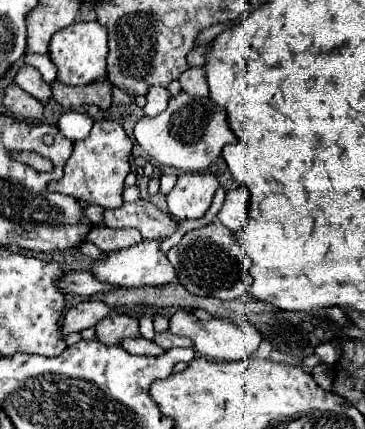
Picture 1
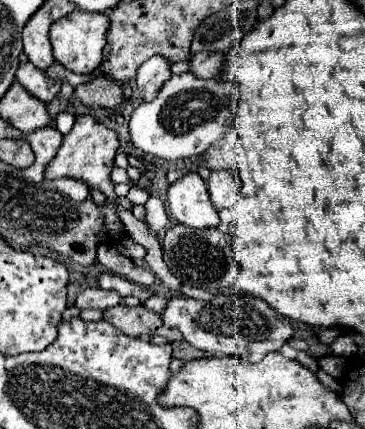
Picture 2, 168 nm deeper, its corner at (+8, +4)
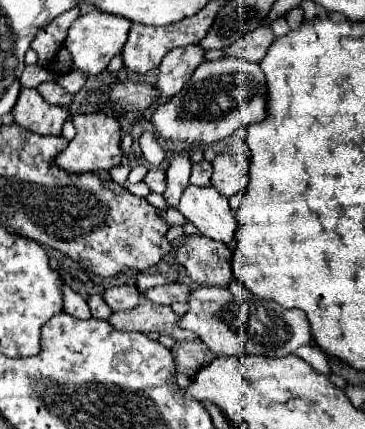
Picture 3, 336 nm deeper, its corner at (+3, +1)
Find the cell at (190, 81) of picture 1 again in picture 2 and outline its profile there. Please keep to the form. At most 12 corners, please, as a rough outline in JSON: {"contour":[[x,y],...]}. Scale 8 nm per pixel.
{"contour":[[200,52],[190,58],[190,72],[214,78],[222,70],[224,54]]}

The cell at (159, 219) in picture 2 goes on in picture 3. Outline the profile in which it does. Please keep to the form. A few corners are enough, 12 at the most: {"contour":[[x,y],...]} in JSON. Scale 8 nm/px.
{"contour":[[173,153],[167,167],[165,199],[179,205],[191,173],[189,153]]}

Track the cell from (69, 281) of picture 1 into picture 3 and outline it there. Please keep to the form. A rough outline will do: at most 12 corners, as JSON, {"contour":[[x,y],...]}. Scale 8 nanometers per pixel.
{"contour":[[175,281],[145,291],[159,305],[187,301],[189,285]]}

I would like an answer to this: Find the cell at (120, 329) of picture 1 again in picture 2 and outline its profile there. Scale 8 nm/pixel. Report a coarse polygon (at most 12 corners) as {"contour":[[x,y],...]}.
{"contour":[[144,306],[104,310],[104,320],[126,336],[158,334],[168,342],[180,332],[164,328],[162,318]]}

